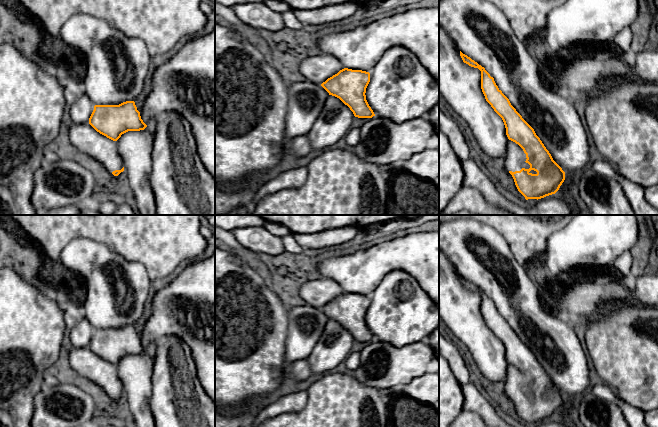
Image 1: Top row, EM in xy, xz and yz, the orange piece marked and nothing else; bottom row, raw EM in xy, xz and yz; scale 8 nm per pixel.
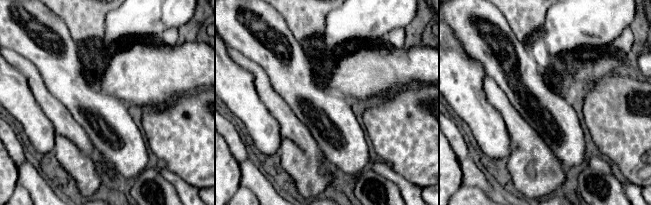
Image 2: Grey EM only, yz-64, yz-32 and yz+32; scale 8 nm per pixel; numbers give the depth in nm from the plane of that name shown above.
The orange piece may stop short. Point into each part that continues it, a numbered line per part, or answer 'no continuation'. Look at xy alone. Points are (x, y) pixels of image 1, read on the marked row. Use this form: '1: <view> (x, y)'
1: xy (84, 137)

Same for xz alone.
1: xz (317, 69)

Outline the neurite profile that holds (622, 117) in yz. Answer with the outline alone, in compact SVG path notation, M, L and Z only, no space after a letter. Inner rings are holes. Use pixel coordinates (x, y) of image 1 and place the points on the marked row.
M619 79L610 82L608 85L592 93L587 97L587 105L585 108L585 117L588 128L592 134L593 140L599 152L612 165L618 168L619 173L643 188L652 186L658 183L658 83L650 83L636 79Z

